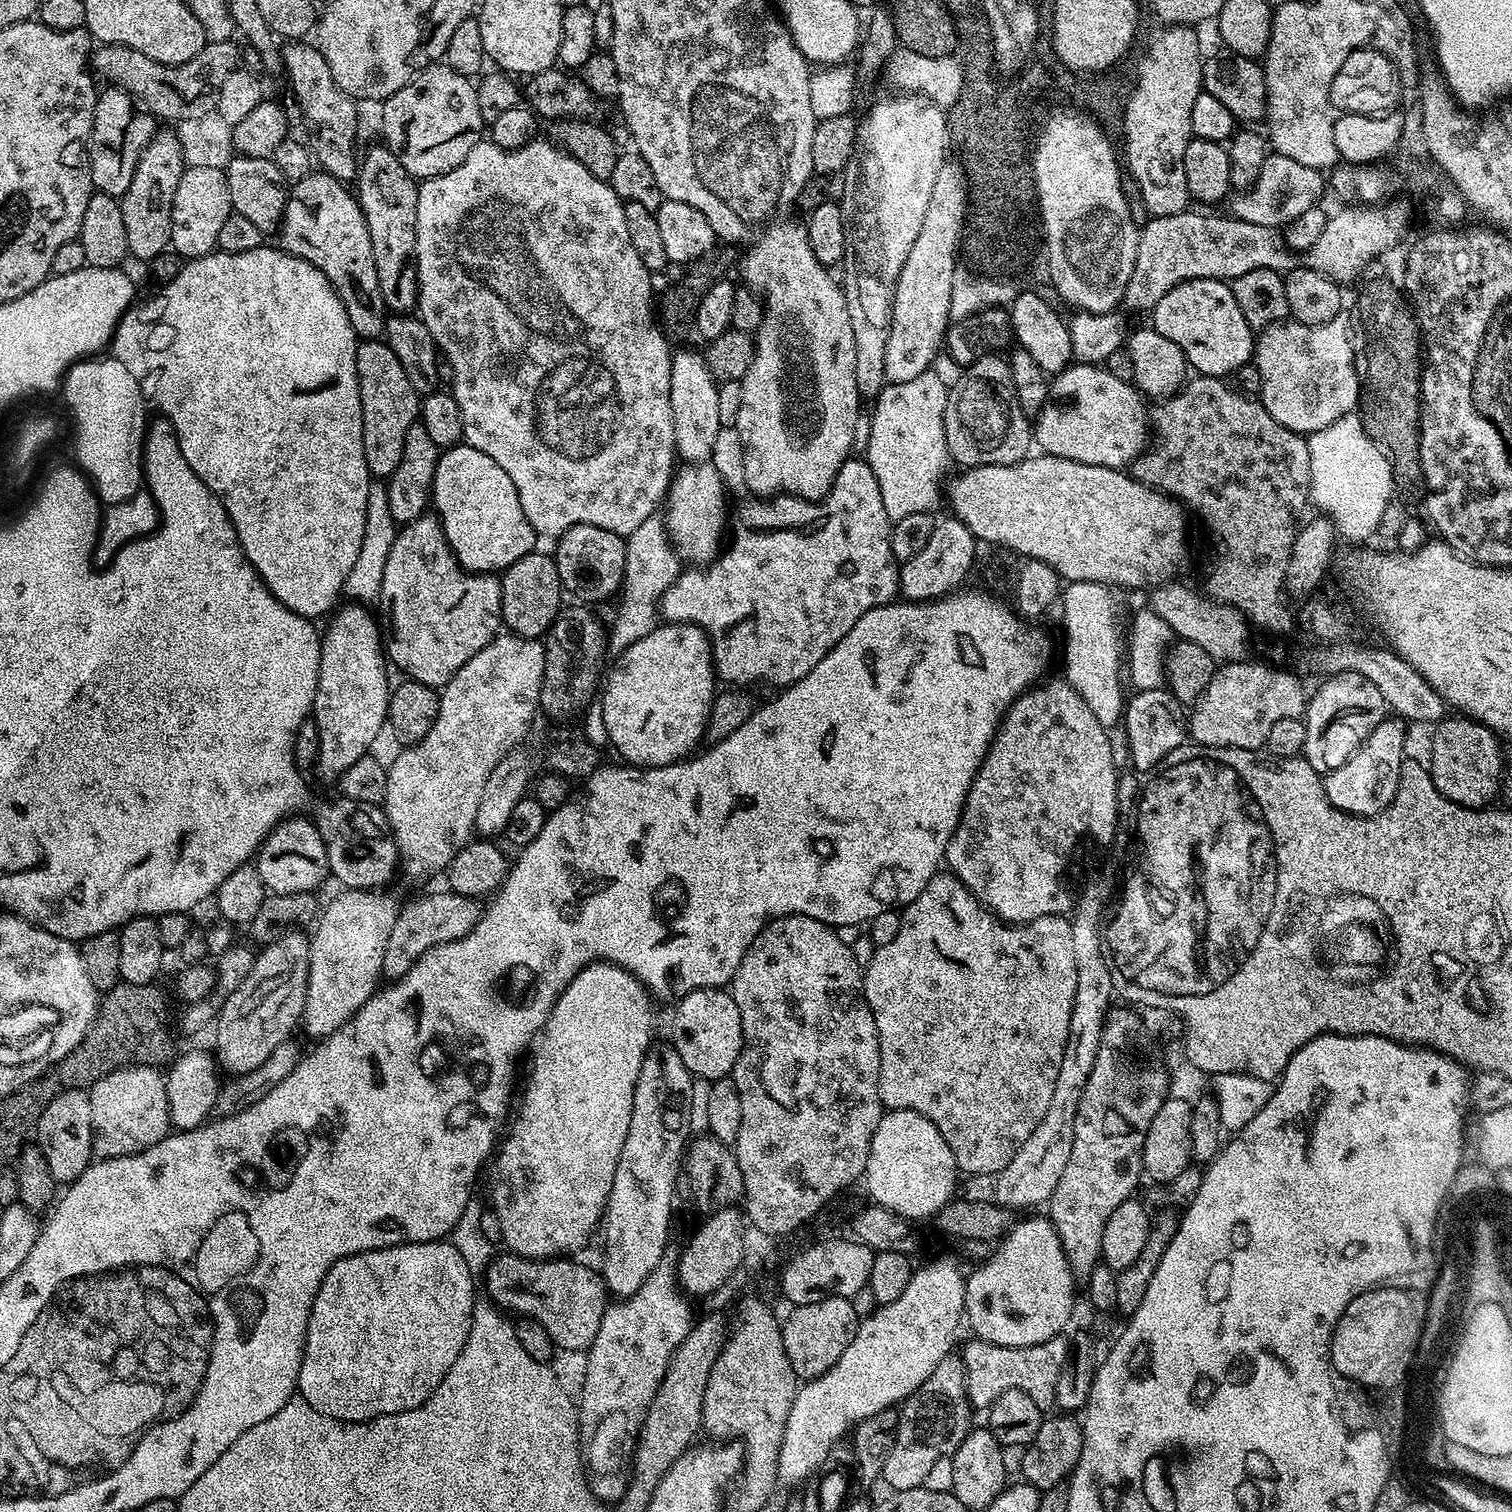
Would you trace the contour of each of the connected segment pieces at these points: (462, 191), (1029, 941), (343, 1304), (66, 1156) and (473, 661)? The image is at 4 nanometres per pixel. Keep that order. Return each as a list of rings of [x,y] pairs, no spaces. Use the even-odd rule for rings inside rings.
[[[537,138],[537,139],[535,139],[535,140],[532,140],[532,141],[531,141],[531,142],[529,142],[529,144],[527,144],[527,145],[526,145],[526,146],[522,146],[522,147],[521,147],[521,148],[519,148],[519,149],[518,149],[518,150],[514,150],[514,151],[513,151],[513,152],[507,152],[507,151],[506,151],[506,150],[502,150],[502,149],[501,149],[501,148],[499,148],[499,147],[498,147],[498,146],[494,146],[494,145],[493,145],[493,144],[491,144],[491,143],[490,143],[490,142],[481,142],[481,143],[479,143],[479,144],[476,144],[476,145],[475,145],[475,146],[474,146],[474,150],[470,150],[470,154],[466,154],[466,158],[465,158],[465,159],[464,159],[464,161],[462,161],[462,163],[461,163],[461,164],[459,164],[459,165],[458,165],[458,166],[454,166],[454,170],[450,170],[450,171],[449,171],[449,172],[447,172],[447,173],[446,173],[446,174],[442,174],[442,175],[441,175],[441,176],[432,176],[432,177],[430,177],[430,178],[429,178],[429,180],[420,180],[420,181],[419,181],[419,184],[418,184],[418,218],[417,218],[417,219],[416,219],[416,269],[417,269],[417,270],[418,270],[418,286],[419,286],[419,287],[420,287],[420,295],[419,295],[419,297],[418,297],[418,319],[419,319],[419,320],[421,320],[421,321],[422,321],[422,322],[423,322],[423,323],[424,323],[424,325],[425,325],[425,326],[426,326],[426,330],[430,330],[430,334],[431,334],[431,335],[432,335],[432,337],[433,337],[433,338],[434,338],[434,342],[435,342],[435,343],[436,343],[436,346],[437,346],[437,349],[439,349],[439,351],[440,351],[440,352],[441,352],[441,353],[442,353],[442,356],[443,356],[443,359],[444,359],[444,360],[445,360],[445,361],[446,361],[446,364],[447,364],[447,360],[446,360],[446,359],[448,359],[448,364],[449,364],[449,366],[450,366],[450,367],[452,367],[452,385],[450,385],[450,391],[451,391],[451,393],[452,393],[452,395],[453,395],[453,396],[455,396],[455,398],[456,398],[456,401],[457,401],[457,402],[458,402],[458,406],[459,406],[459,407],[460,407],[460,413],[461,413],[461,414],[462,414],[462,422],[463,422],[463,423],[464,423],[464,439],[463,439],[463,443],[466,443],[466,444],[469,444],[469,445],[470,445],[470,446],[474,446],[474,450],[482,450],[482,454],[490,454],[490,458],[494,458],[494,462],[498,462],[498,466],[502,466],[502,470],[506,470],[506,475],[508,475],[508,476],[509,476],[509,477],[510,477],[510,482],[514,482],[514,490],[518,490],[518,502],[522,502],[522,510],[523,510],[523,511],[524,511],[524,513],[525,513],[525,514],[526,514],[526,518],[527,518],[527,519],[528,519],[528,521],[529,521],[529,522],[530,522],[530,526],[531,526],[531,527],[532,527],[532,528],[533,528],[533,530],[534,530],[534,531],[535,531],[535,532],[537,532],[537,533],[538,533],[538,534],[539,534],[539,535],[540,535],[540,536],[541,536],[541,537],[544,537],[544,536],[552,536],[552,537],[551,537],[551,538],[558,538],[558,537],[559,537],[559,536],[560,536],[560,535],[562,535],[562,533],[564,533],[564,532],[565,532],[565,531],[566,531],[566,530],[570,530],[570,529],[571,529],[571,528],[573,528],[573,527],[574,527],[574,526],[578,526],[578,525],[579,525],[579,524],[589,524],[589,525],[590,525],[590,526],[602,526],[602,530],[610,530],[610,531],[611,531],[611,532],[613,532],[613,533],[614,533],[614,534],[618,534],[618,535],[619,535],[619,536],[623,536],[623,537],[627,537],[627,536],[628,536],[628,535],[629,535],[629,534],[630,534],[630,533],[631,533],[631,532],[632,532],[632,531],[633,531],[633,530],[635,530],[635,529],[637,529],[637,527],[638,527],[638,526],[641,526],[641,524],[642,524],[642,522],[645,522],[645,521],[646,521],[646,519],[648,519],[648,518],[650,518],[650,517],[651,517],[651,516],[655,516],[655,515],[657,515],[657,512],[658,512],[658,509],[656,509],[656,507],[658,507],[658,506],[659,506],[659,504],[660,504],[660,507],[661,507],[661,505],[663,505],[663,504],[664,504],[664,503],[665,503],[665,500],[666,500],[666,497],[667,497],[667,495],[668,495],[668,490],[669,490],[669,488],[671,488],[671,487],[672,487],[672,478],[673,478],[673,475],[674,475],[674,465],[675,465],[675,464],[676,464],[676,463],[677,463],[677,460],[678,460],[678,457],[677,457],[677,454],[676,454],[676,439],[675,439],[675,438],[674,438],[674,418],[673,418],[673,417],[672,417],[672,415],[671,415],[671,414],[670,414],[670,366],[671,366],[671,365],[672,365],[672,353],[673,353],[673,349],[672,349],[672,348],[671,348],[671,347],[670,347],[670,341],[669,341],[669,339],[668,339],[668,337],[667,337],[667,336],[665,336],[665,335],[664,335],[664,333],[663,333],[663,331],[662,331],[662,329],[661,329],[661,327],[660,327],[660,325],[659,325],[659,323],[658,323],[658,320],[657,320],[657,317],[656,317],[656,316],[655,316],[655,315],[654,315],[654,292],[653,292],[653,296],[652,296],[652,280],[654,280],[654,276],[653,276],[653,273],[651,273],[651,272],[649,272],[649,271],[648,271],[648,268],[647,268],[647,267],[646,267],[646,266],[642,266],[642,258],[638,258],[638,254],[637,254],[637,253],[636,253],[636,252],[635,252],[635,250],[634,250],[634,242],[630,242],[630,230],[626,230],[626,214],[625,214],[625,213],[624,213],[624,205],[625,205],[625,201],[623,201],[623,200],[621,200],[621,199],[620,199],[620,196],[619,196],[619,195],[618,195],[618,194],[614,194],[614,190],[613,190],[613,189],[612,189],[612,187],[610,187],[610,185],[608,185],[608,182],[607,182],[607,181],[606,181],[606,180],[599,180],[599,179],[598,179],[598,178],[594,178],[594,174],[590,174],[590,170],[586,170],[586,166],[582,166],[582,162],[578,162],[578,161],[577,161],[577,160],[575,160],[575,158],[573,158],[573,157],[572,157],[572,155],[571,155],[571,154],[569,154],[569,153],[568,153],[568,152],[565,152],[565,151],[564,151],[564,149],[562,149],[562,148],[557,148],[557,147],[556,147],[556,145],[555,145],[555,143],[552,143],[552,142],[549,142],[549,141],[548,141],[548,140],[547,140],[547,139],[545,139],[545,140],[546,140],[546,141],[544,141],[544,138]]]
[[[941,870],[930,878],[930,882],[922,890],[922,894],[918,894],[918,898],[914,898],[908,904],[903,905],[900,912],[900,929],[898,930],[898,934],[894,937],[894,942],[886,942],[877,947],[876,953],[872,955],[870,962],[863,969],[862,987],[866,1002],[874,1014],[874,1022],[878,1030],[878,1042],[880,1043],[878,1090],[880,1091],[880,1102],[884,1105],[885,1109],[905,1108],[906,1110],[914,1110],[918,1114],[930,1118],[930,1122],[934,1122],[934,1126],[938,1126],[938,1134],[942,1134],[942,1138],[946,1138],[946,1146],[950,1146],[950,1154],[954,1154],[954,1162],[961,1173],[969,1172],[972,1176],[988,1176],[988,1178],[992,1178],[995,1177],[997,1172],[1001,1172],[1006,1166],[1010,1166],[1010,1162],[1014,1158],[1014,1154],[1018,1154],[1022,1142],[1026,1142],[1026,1138],[1030,1138],[1030,1134],[1034,1134],[1034,1126],[1038,1126],[1038,1122],[1042,1122],[1042,1118],[1050,1106],[1050,1097],[1054,1095],[1054,1082],[1058,1082],[1058,1070],[1062,1066],[1062,1054],[1066,1054],[1066,1042],[1070,1034],[1070,1014],[1074,1010],[1074,990],[1078,990],[1078,966],[1074,963],[1072,920],[1067,915],[1043,916],[1042,918],[1029,920],[1027,924],[1009,924],[1001,920],[991,908],[984,907],[977,896],[957,876],[953,876],[951,871]]]
[[[447,1239],[418,1242],[417,1244],[395,1244],[389,1248],[376,1248],[372,1252],[359,1252],[353,1256],[344,1256],[338,1262],[334,1262],[334,1266],[330,1266],[314,1298],[304,1343],[304,1357],[300,1367],[299,1395],[303,1396],[306,1402],[310,1402],[314,1410],[339,1420],[372,1420],[375,1416],[385,1416],[402,1410],[414,1410],[422,1406],[422,1402],[426,1402],[426,1398],[430,1398],[430,1394],[438,1390],[442,1378],[446,1378],[450,1366],[454,1366],[458,1354],[462,1354],[466,1346],[466,1338],[470,1334],[472,1325],[472,1308],[478,1299],[476,1284],[472,1280],[475,1279],[470,1266],[466,1266],[462,1254],[458,1254],[456,1247]]]
[[[83,1087],[63,1089],[42,1110],[40,1120],[34,1129],[35,1139],[40,1145],[46,1162],[50,1166],[50,1174],[58,1182],[77,1180],[89,1164],[94,1160],[94,1133],[92,1115],[90,1114],[90,1098]]]
[[[498,634],[486,647],[478,650],[478,654],[474,654],[474,658],[470,658],[470,662],[466,662],[466,666],[462,666],[462,670],[458,670],[458,674],[454,674],[454,678],[450,678],[450,682],[444,685],[440,692],[438,718],[434,722],[434,726],[430,726],[430,734],[426,734],[426,738],[422,738],[417,744],[407,745],[402,752],[397,754],[394,763],[387,767],[386,794],[382,807],[385,815],[388,816],[392,836],[396,840],[399,863],[402,865],[402,868],[404,864],[406,871],[413,872],[416,876],[424,876],[427,872],[443,873],[451,860],[460,851],[468,847],[469,841],[474,836],[475,814],[478,811],[478,804],[481,801],[482,790],[486,790],[486,782],[490,779],[490,773],[493,772],[494,766],[498,766],[498,762],[502,762],[504,756],[509,755],[513,751],[512,747],[527,734],[528,727],[532,724],[532,719],[538,716],[540,687],[542,686],[543,677],[544,646],[540,640],[527,640],[521,636]]]

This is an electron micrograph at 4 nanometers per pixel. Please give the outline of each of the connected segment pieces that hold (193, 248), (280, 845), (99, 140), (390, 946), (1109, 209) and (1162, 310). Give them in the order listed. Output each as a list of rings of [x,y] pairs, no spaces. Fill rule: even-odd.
[[[207,166],[185,167],[182,178],[178,178],[178,190],[174,190],[174,206],[172,207],[172,243],[171,247],[183,258],[206,256],[216,248],[218,234],[226,223],[226,218],[233,213],[230,202],[230,186],[228,174],[223,168]]]
[[[289,818],[279,824],[264,840],[254,860],[254,866],[262,874],[265,889],[277,896],[315,893],[316,887],[330,876],[328,845],[311,819],[296,819],[300,818]]]
[[[115,86],[105,89],[105,92],[103,89],[96,97],[94,122],[86,155],[93,189],[104,192],[107,196],[119,198],[126,194],[126,190],[130,190],[130,182],[134,182],[138,158],[154,135],[154,120],[147,111],[136,112],[137,105],[124,89]]]
[[[453,894],[420,896],[417,900],[410,901],[408,905],[405,903],[394,922],[394,930],[390,930],[390,938],[386,941],[386,954],[382,957],[383,975],[389,981],[397,980],[399,976],[408,973],[410,966],[414,966],[414,962],[418,958],[422,958],[422,954],[426,954],[426,950],[430,950],[439,944],[466,938],[466,934],[470,934],[470,930],[474,930],[474,926],[478,926],[478,922],[484,917],[485,905],[480,903],[481,901],[477,897]]]
[[[1072,114],[1076,116],[1056,116],[1044,128],[1040,141],[1035,141],[1032,157],[1032,169],[1037,173],[1038,216],[1044,219],[1044,236],[1048,239],[1048,276],[1056,287],[1056,292],[1068,304],[1073,304],[1076,310],[1081,312],[1105,313],[1121,307],[1126,286],[1130,282],[1130,276],[1134,274],[1134,262],[1138,258],[1138,242],[1140,241],[1140,228],[1136,227],[1130,216],[1130,206],[1127,205],[1127,198],[1123,194],[1122,175],[1120,168],[1116,165],[1116,152],[1112,149],[1110,141],[1104,137],[1104,132],[1095,119],[1084,114]]]
[[[1187,280],[1176,284],[1168,291],[1155,308],[1151,309],[1151,327],[1162,338],[1170,338],[1174,346],[1184,352],[1184,358],[1201,376],[1231,377],[1243,364],[1249,363],[1254,356],[1254,329],[1248,324],[1239,309],[1231,287],[1222,280]]]

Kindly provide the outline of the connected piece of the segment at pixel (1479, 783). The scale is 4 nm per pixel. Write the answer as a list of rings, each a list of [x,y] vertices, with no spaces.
[[[1450,716],[1437,721],[1431,729],[1428,769],[1435,788],[1446,799],[1466,808],[1485,807],[1500,788],[1502,767],[1499,739],[1484,724],[1465,716]]]

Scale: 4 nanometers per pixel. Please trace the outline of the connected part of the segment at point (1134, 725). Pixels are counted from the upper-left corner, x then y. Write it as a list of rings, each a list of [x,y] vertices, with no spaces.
[[[1165,687],[1139,690],[1125,705],[1124,727],[1133,764],[1146,774],[1160,764],[1166,754],[1183,745],[1188,738],[1188,720],[1183,704]]]

